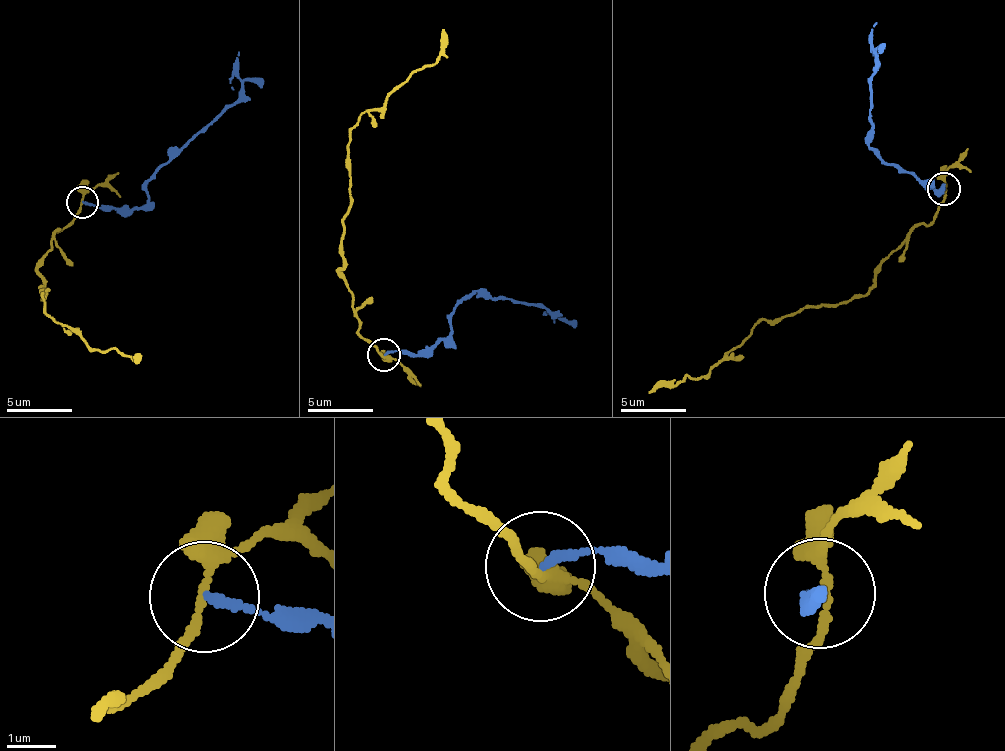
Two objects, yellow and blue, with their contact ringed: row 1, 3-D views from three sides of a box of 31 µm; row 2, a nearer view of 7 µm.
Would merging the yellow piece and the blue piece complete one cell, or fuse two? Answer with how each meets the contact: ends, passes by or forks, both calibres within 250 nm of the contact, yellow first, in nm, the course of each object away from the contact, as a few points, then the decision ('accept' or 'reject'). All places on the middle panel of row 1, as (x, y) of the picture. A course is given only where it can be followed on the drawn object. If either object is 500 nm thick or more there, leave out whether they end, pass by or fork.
yellow forks | blue ends | 160/190 nm | yellow via (385, 355), (359, 334), (344, 278), (348, 136), (397, 85), (430, 67), (444, 28) | blue via (385, 355), (430, 354), (450, 335), (454, 308), (475, 294), (544, 304), (555, 312), (555, 324) | reject

